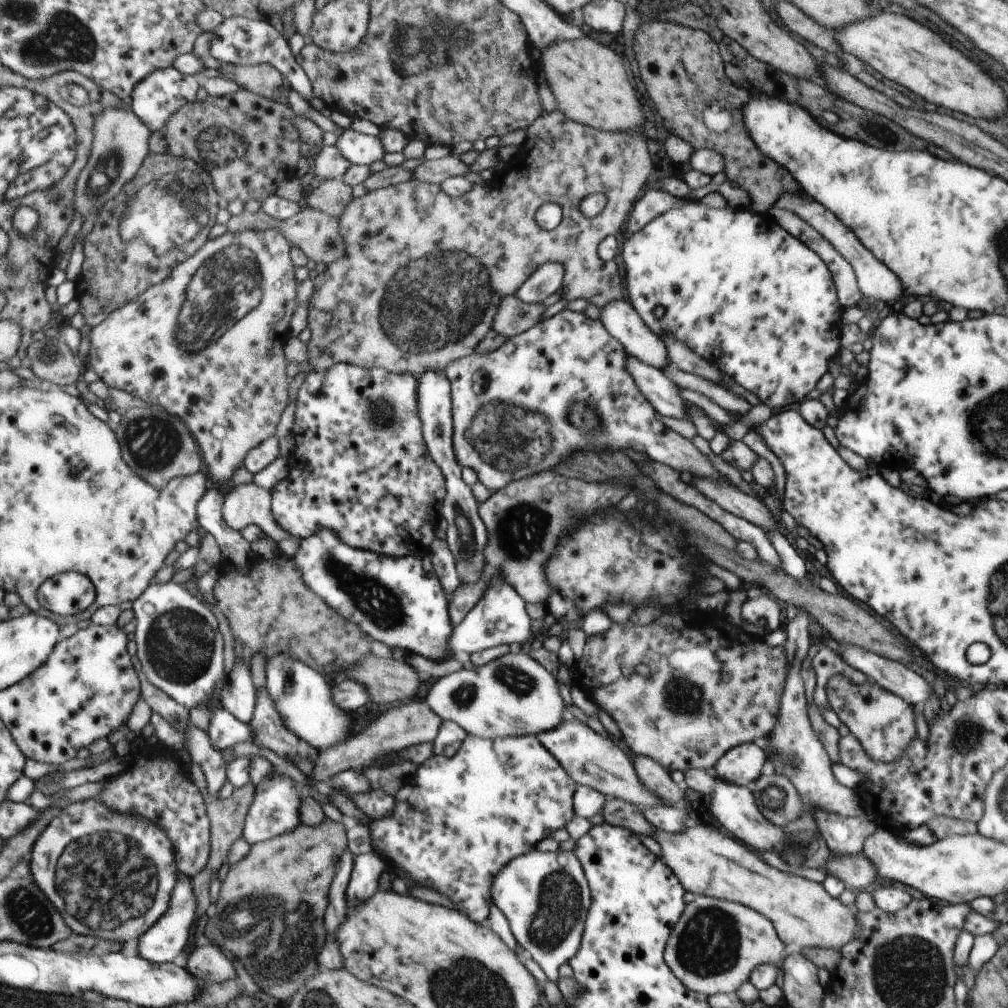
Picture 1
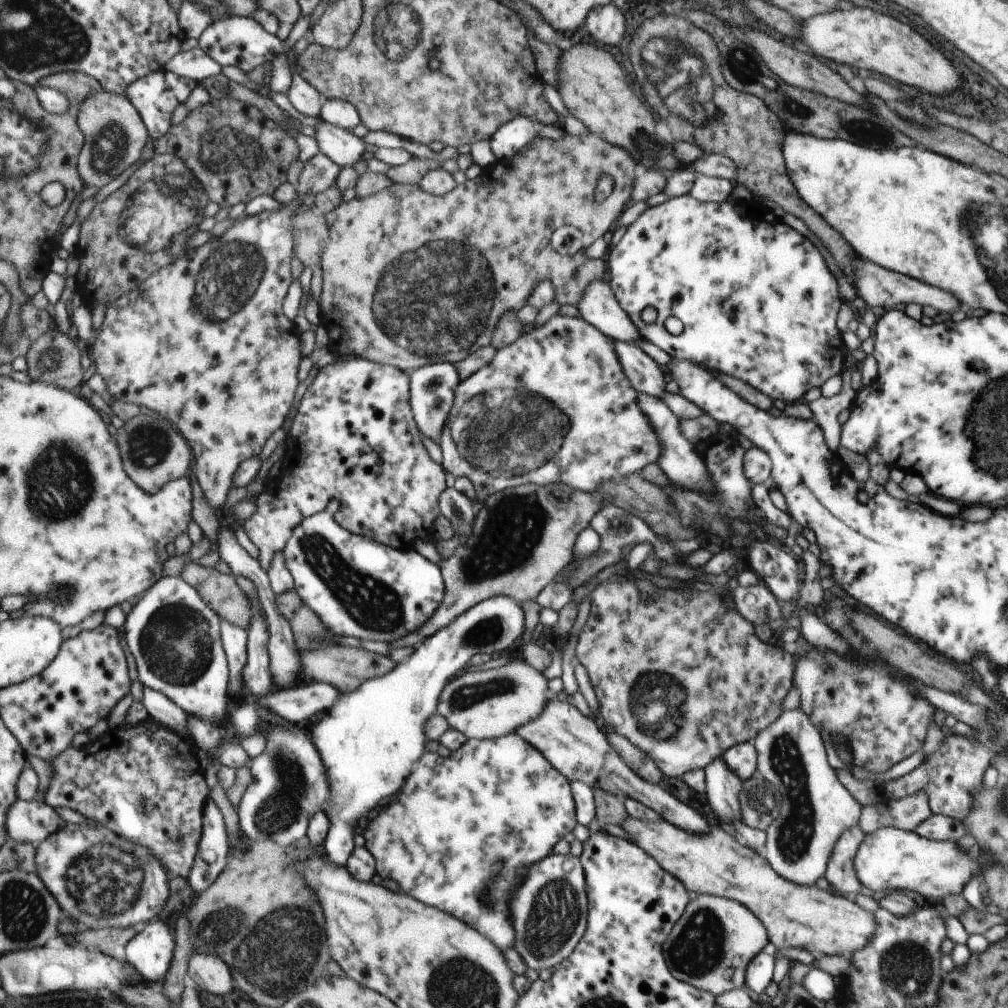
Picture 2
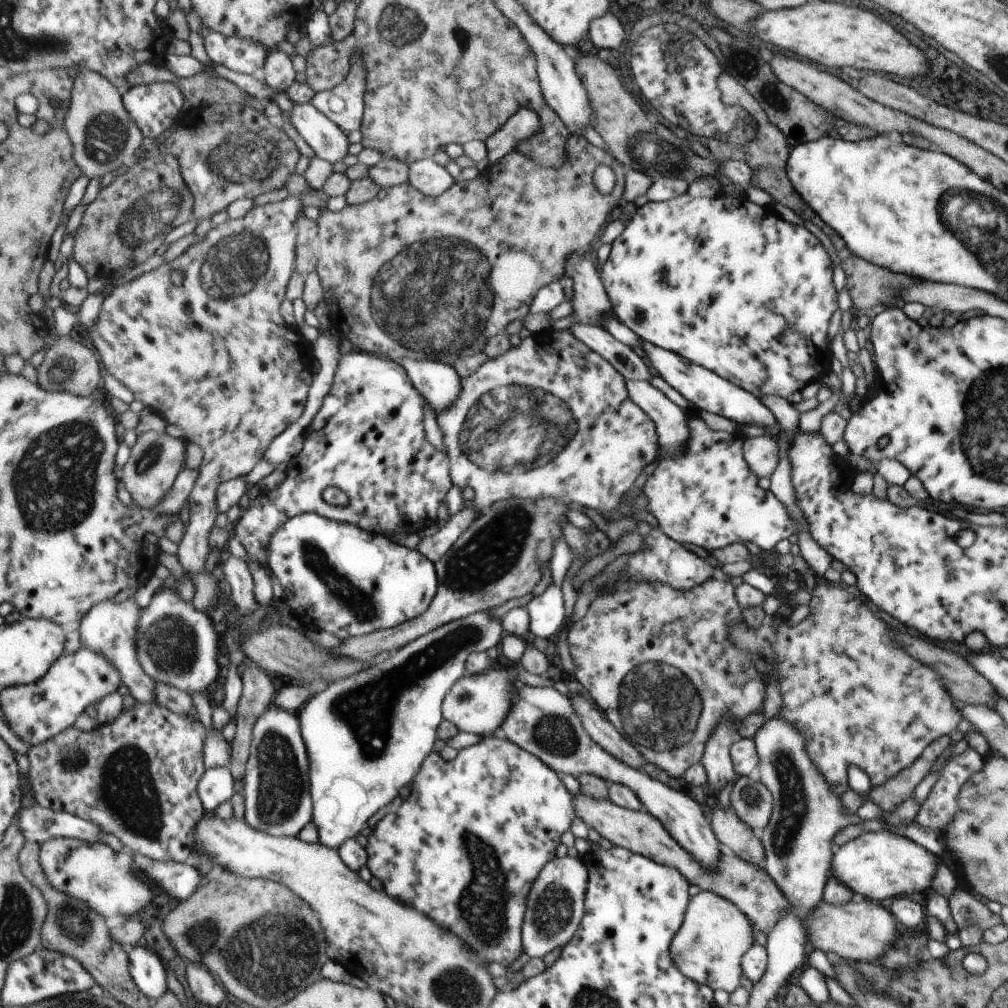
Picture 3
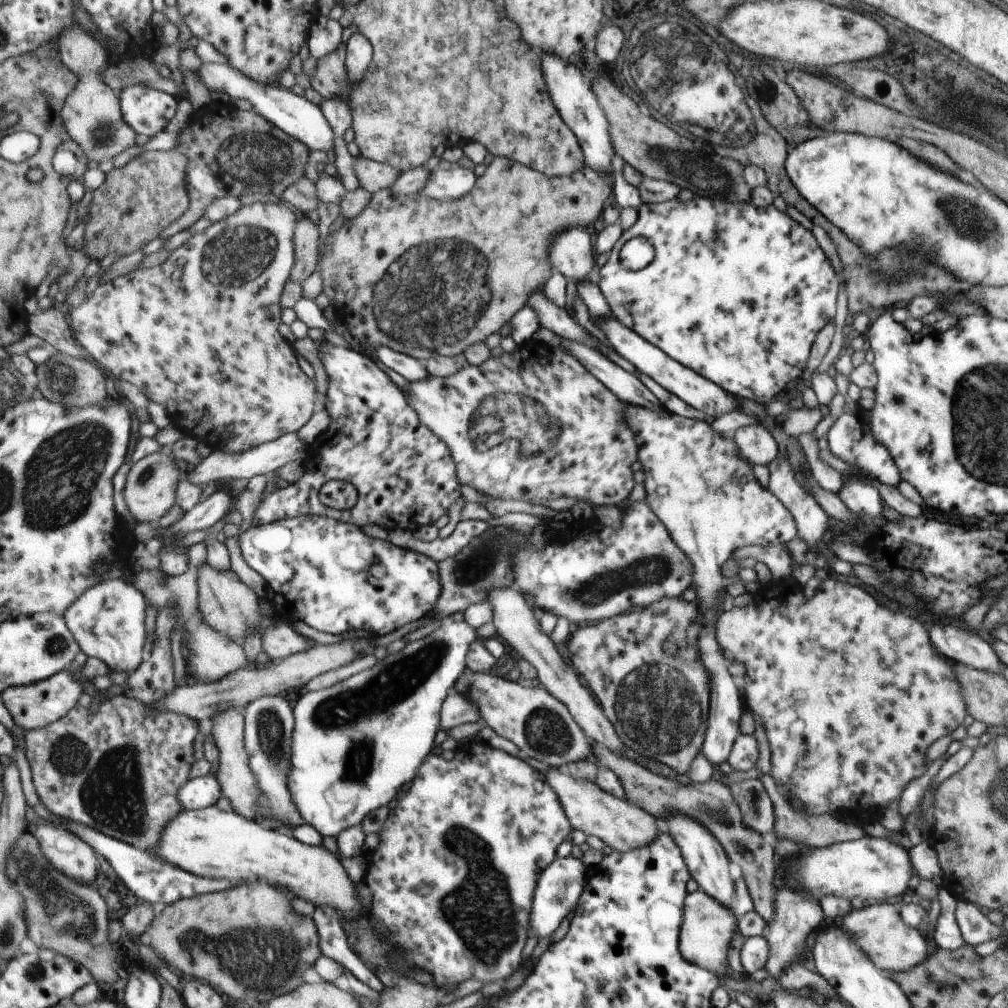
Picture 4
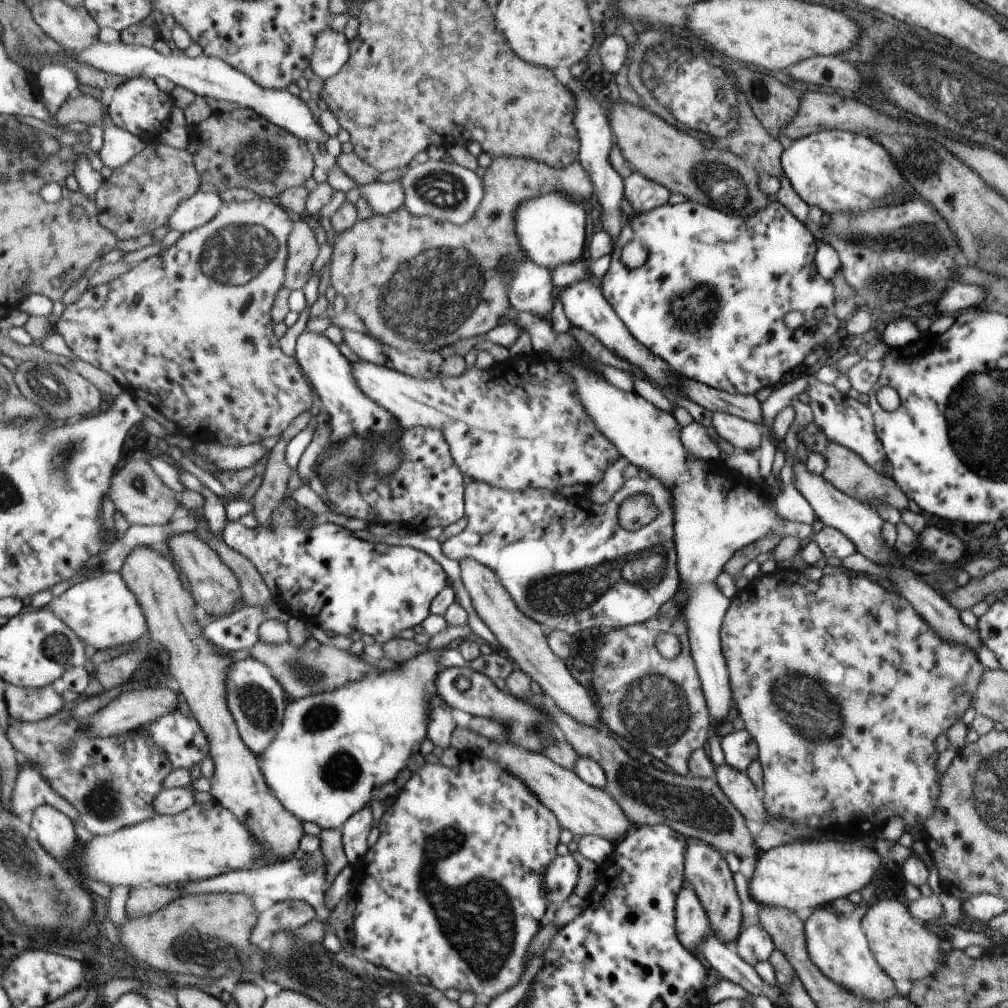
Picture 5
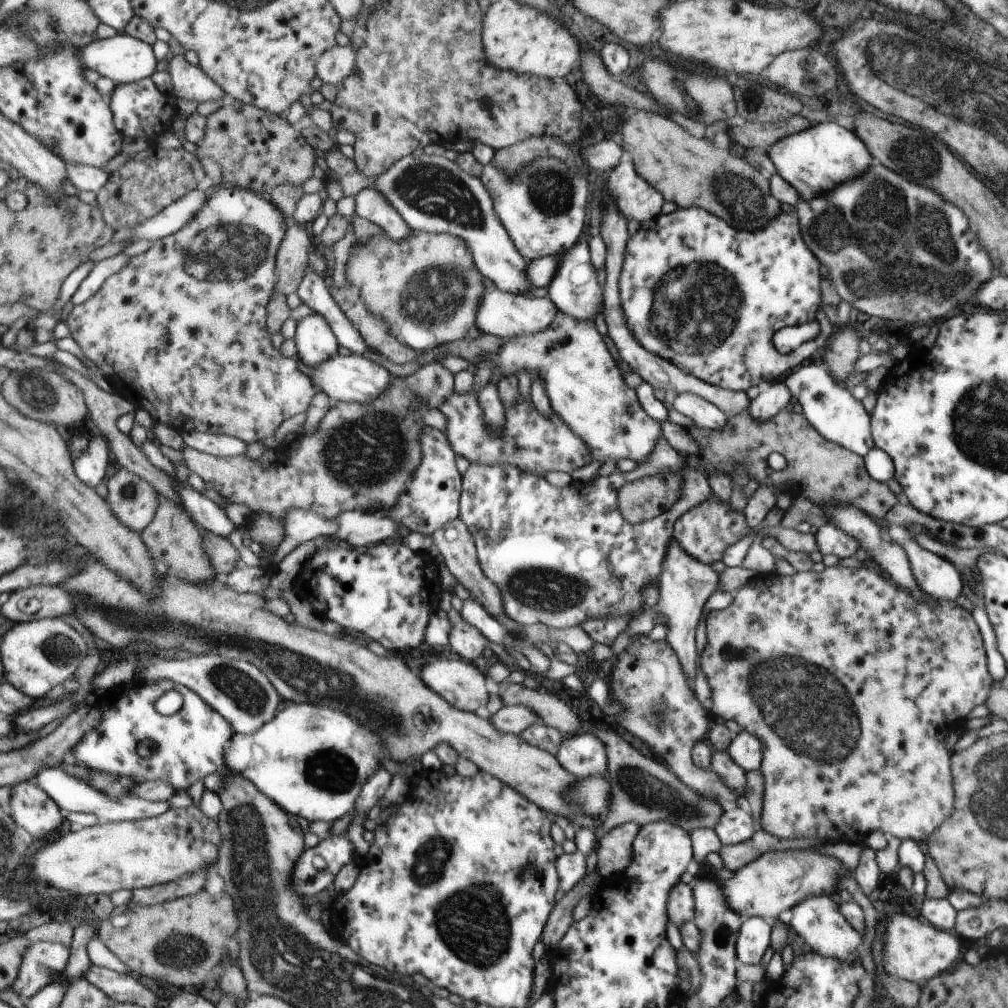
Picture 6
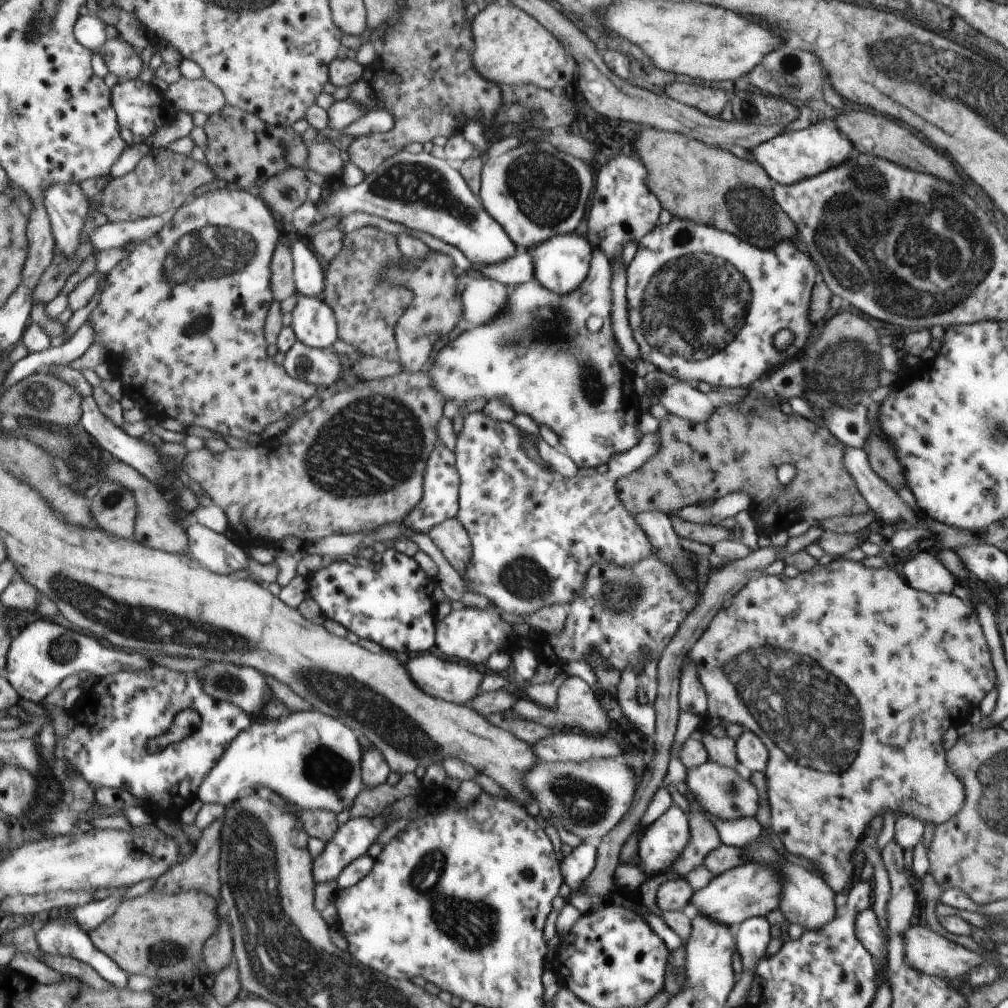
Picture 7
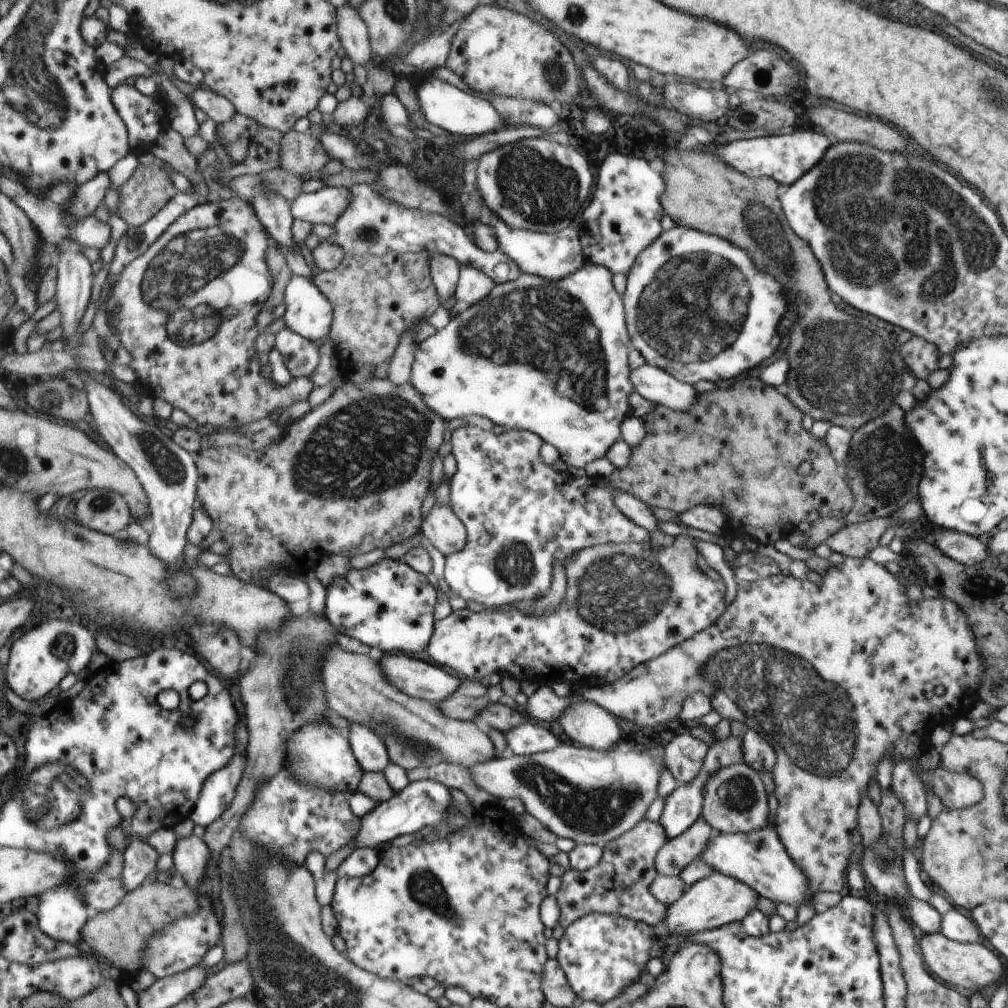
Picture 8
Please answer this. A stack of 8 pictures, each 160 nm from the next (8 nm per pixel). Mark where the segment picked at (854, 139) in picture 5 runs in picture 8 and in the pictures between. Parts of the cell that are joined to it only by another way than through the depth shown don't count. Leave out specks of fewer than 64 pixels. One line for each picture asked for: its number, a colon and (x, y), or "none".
6: (814, 161)
7: (790, 157)
8: (785, 158)

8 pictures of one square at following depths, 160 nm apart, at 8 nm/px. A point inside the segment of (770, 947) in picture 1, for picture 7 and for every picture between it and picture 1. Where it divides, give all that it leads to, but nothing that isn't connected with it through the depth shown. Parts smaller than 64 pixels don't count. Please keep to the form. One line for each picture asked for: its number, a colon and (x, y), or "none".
2: (710, 949)
3: (714, 935)
4: (706, 929)
5: (692, 926)
6: (681, 900)
7: (675, 894)

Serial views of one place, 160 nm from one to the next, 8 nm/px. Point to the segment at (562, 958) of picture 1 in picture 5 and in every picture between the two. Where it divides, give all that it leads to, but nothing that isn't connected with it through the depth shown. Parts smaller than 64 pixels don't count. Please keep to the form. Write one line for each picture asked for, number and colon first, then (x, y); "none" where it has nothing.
2: (549, 909)
3: (556, 906)
4: (561, 885)
5: (563, 874)

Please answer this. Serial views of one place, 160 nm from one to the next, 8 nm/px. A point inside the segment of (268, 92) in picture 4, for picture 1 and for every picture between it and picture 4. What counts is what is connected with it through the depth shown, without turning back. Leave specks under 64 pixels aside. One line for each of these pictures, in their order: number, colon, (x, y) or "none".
1: (360, 149)
2: (344, 148)
3: (328, 140)

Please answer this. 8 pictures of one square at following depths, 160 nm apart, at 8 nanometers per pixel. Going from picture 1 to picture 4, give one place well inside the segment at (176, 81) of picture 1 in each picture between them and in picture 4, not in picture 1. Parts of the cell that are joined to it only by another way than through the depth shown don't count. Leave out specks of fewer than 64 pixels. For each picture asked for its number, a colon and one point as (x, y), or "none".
2: (157, 96)
3: (154, 107)
4: (148, 111)

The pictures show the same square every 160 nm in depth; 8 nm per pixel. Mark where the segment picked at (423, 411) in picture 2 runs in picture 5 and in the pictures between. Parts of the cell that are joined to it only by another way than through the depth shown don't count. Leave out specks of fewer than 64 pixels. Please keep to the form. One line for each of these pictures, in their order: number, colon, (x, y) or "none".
3: (437, 381)
4: (412, 369)
5: (369, 349)

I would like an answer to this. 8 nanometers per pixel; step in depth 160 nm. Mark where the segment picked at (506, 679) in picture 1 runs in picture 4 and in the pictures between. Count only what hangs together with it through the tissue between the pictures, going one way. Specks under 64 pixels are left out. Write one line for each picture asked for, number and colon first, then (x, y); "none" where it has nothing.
2: (486, 704)
3: (479, 703)
4: (457, 709)

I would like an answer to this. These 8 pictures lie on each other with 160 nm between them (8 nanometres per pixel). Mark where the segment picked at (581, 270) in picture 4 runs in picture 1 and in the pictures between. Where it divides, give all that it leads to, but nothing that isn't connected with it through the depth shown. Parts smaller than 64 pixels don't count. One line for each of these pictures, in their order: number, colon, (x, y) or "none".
1: (619, 318)
2: (599, 308)
3: (589, 302)

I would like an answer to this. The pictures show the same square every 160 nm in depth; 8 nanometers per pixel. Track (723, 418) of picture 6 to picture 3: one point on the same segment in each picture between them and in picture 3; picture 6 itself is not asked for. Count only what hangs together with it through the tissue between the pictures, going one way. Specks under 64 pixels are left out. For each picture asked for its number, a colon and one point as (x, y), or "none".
3: (761, 453)
4: (756, 445)
5: (739, 433)

